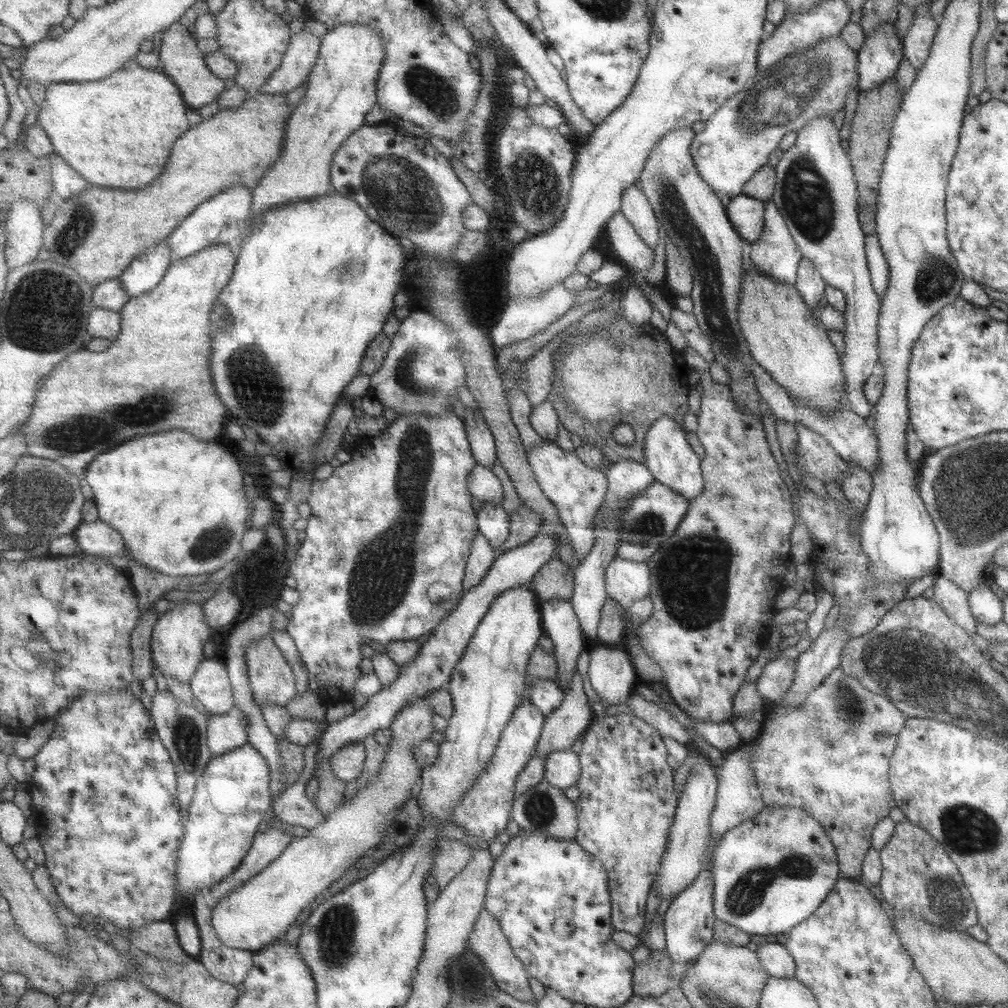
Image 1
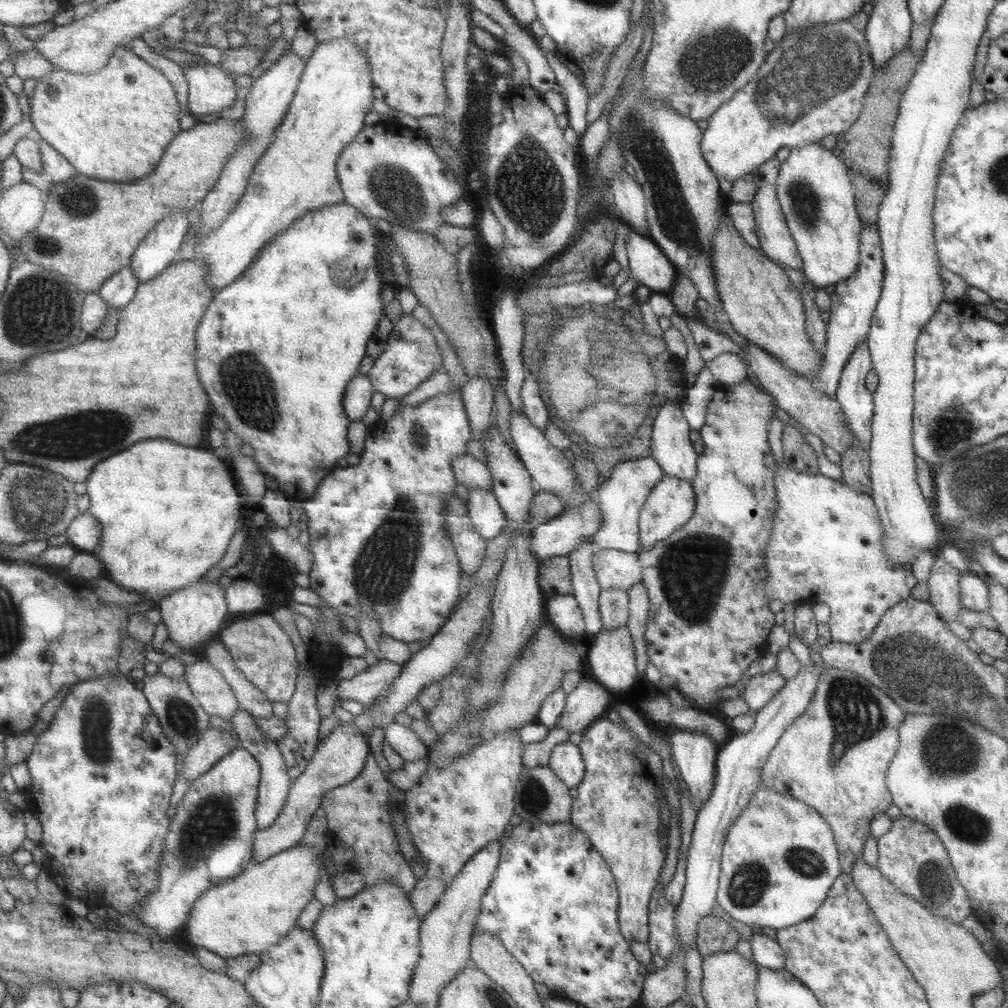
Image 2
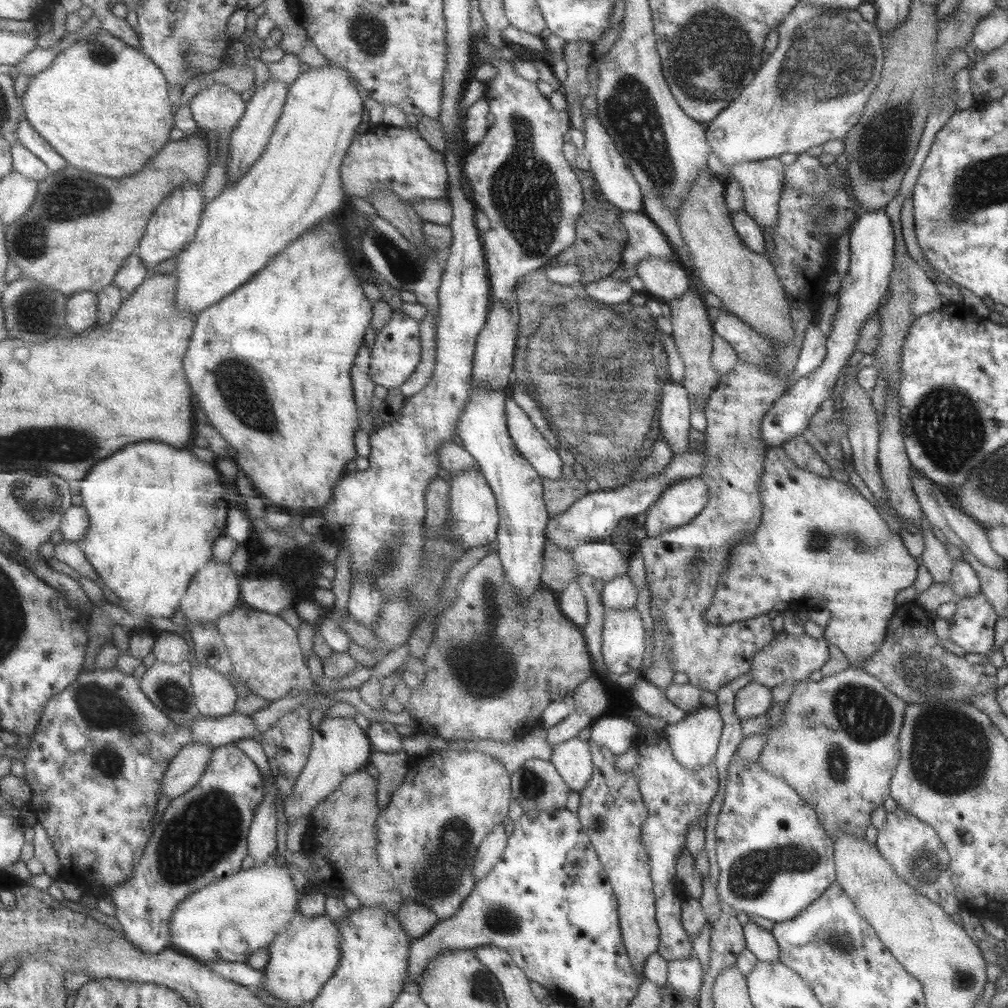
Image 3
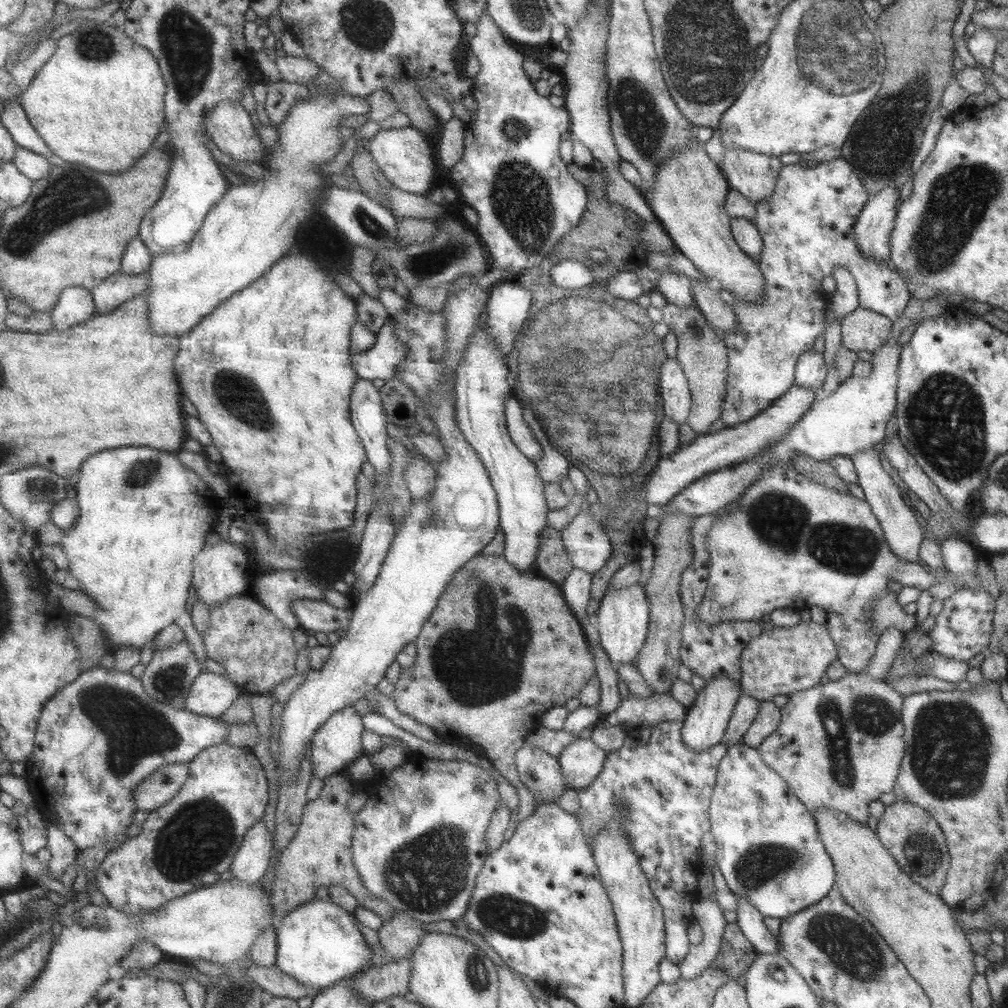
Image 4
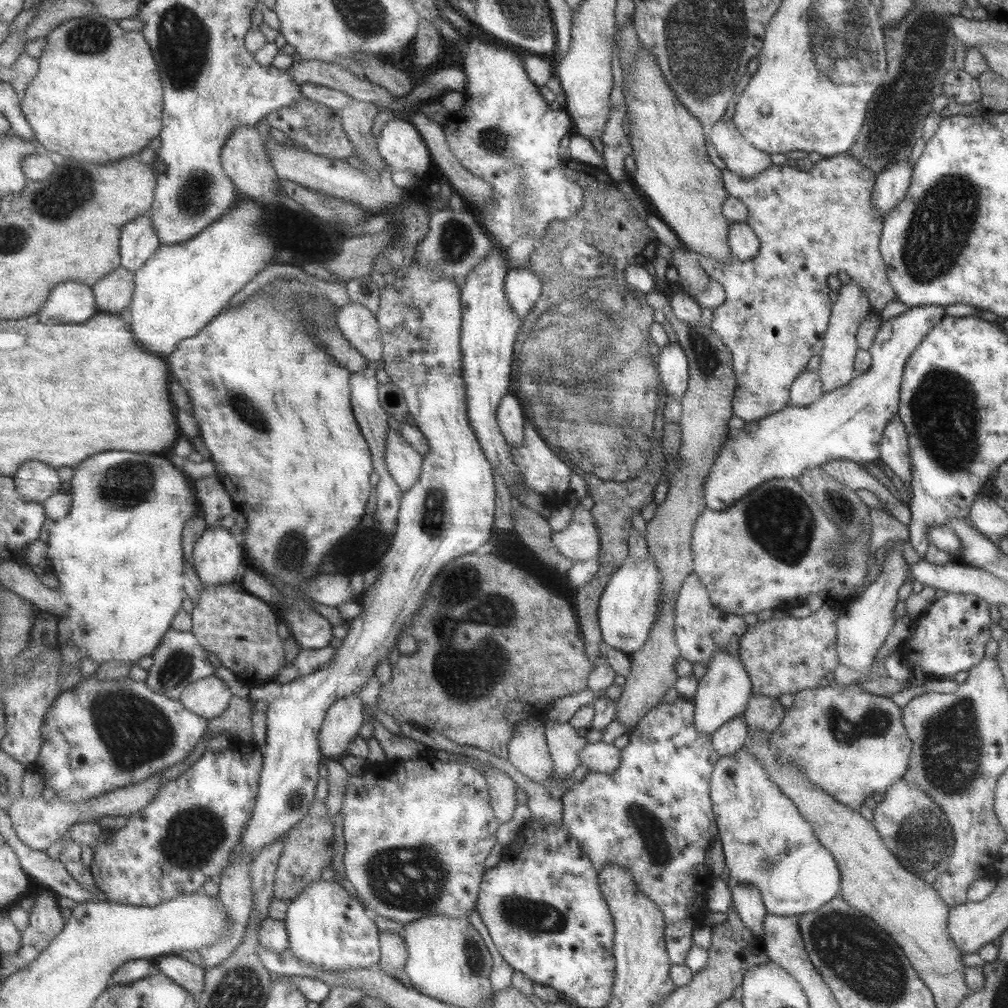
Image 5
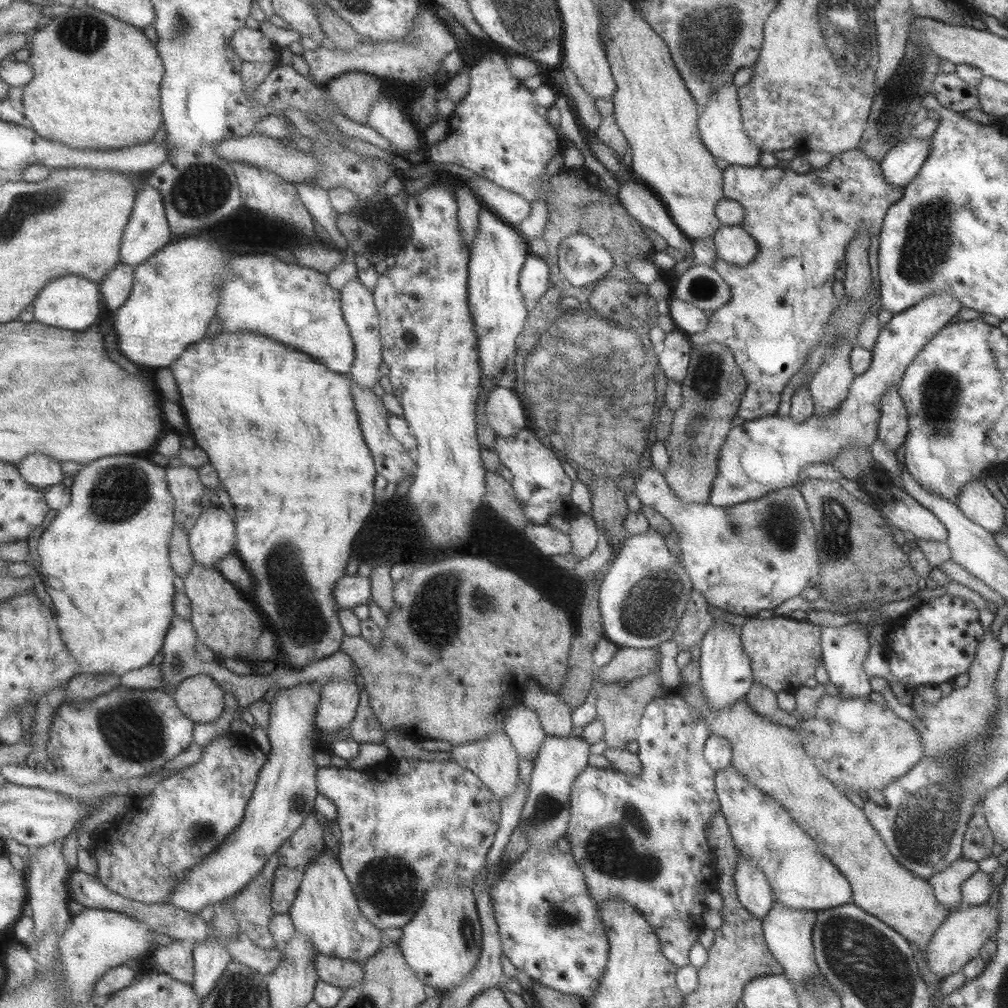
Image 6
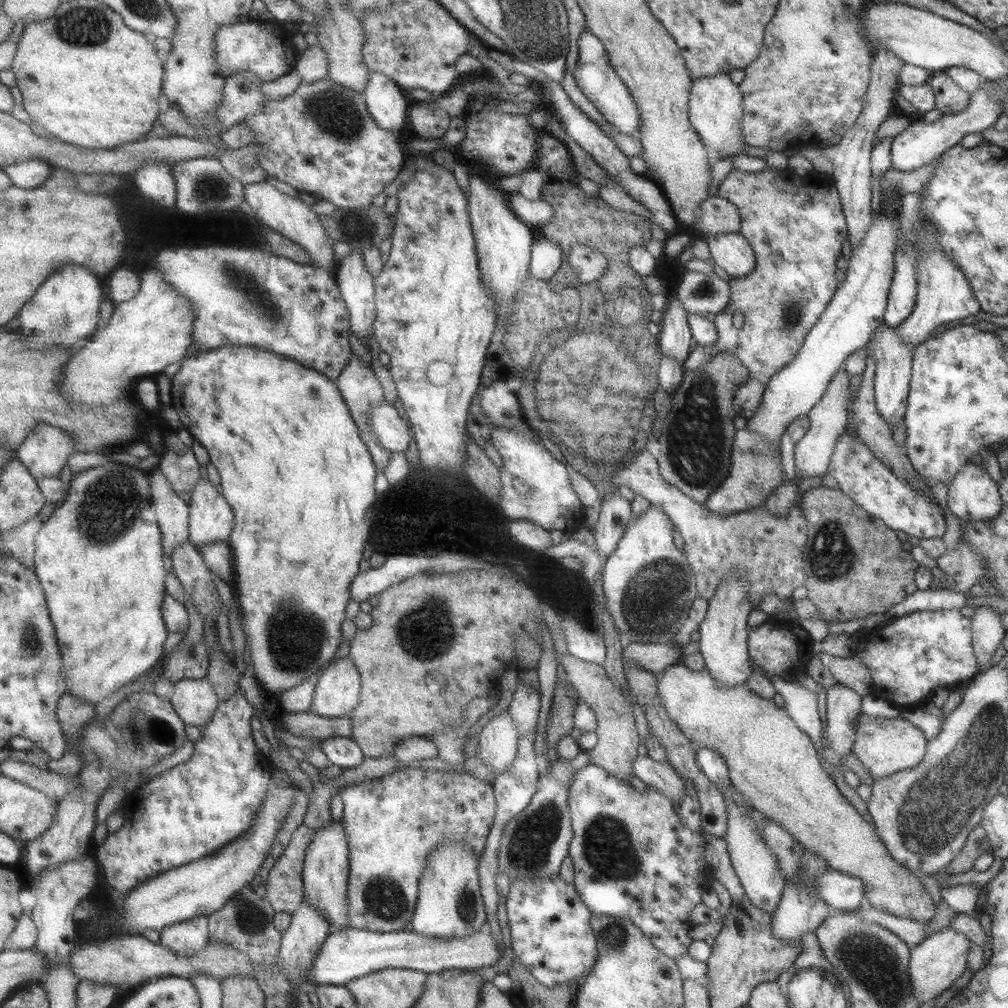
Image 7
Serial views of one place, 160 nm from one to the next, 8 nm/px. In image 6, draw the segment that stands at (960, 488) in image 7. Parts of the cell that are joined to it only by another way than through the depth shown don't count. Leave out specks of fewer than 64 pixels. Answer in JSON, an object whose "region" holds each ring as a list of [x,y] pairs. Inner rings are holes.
{"region":[[[980,479],[963,486],[957,505],[972,522],[990,532],[996,533],[1005,526],[1007,508],[1004,508]]]}

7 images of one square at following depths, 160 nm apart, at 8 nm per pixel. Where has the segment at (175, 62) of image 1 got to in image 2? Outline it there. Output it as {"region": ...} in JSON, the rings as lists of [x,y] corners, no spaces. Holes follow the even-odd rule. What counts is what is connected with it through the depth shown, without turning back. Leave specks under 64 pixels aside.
{"region":[[[196,64],[186,69],[186,75],[191,86],[190,113],[198,121],[201,114],[222,112],[238,100],[238,84],[220,64]]]}

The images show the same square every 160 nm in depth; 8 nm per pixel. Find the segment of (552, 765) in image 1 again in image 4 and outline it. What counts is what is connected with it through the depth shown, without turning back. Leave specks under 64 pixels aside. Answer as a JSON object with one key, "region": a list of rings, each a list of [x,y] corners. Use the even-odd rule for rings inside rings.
{"region":[[[576,737],[570,742],[559,760],[566,786],[572,789],[586,788],[600,774],[608,752],[596,746],[592,739]]]}

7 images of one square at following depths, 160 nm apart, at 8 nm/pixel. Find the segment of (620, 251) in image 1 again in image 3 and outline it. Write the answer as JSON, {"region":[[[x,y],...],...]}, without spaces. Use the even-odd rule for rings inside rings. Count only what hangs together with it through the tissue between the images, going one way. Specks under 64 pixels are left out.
{"region":[[[646,257],[635,264],[636,274],[645,284],[645,292],[664,302],[693,288],[691,275],[678,261],[664,257]]]}

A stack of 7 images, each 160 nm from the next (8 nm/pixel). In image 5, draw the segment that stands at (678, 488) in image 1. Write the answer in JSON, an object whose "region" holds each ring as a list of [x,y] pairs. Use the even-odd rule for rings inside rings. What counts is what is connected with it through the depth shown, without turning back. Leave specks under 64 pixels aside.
{"region":[[[678,342],[668,344],[659,352],[658,371],[667,399],[682,401],[689,387],[689,362]]]}

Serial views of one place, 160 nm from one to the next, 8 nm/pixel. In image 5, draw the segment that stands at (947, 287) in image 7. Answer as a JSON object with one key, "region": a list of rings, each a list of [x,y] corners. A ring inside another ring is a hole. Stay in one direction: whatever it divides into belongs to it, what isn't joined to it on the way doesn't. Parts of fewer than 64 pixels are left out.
{"region":[[[934,304],[928,306],[908,307],[907,311],[902,312],[902,314],[896,317],[892,316],[892,319],[888,319],[887,321],[884,319],[881,322],[878,332],[876,333],[876,338],[874,340],[874,344],[872,344],[871,350],[868,350],[868,352],[871,352],[871,368],[868,369],[864,374],[856,375],[850,382],[848,382],[848,384],[845,384],[844,386],[824,392],[819,400],[813,402],[812,404],[806,406],[794,406],[792,404],[788,404],[782,410],[774,411],[766,418],[761,418],[759,421],[746,422],[745,426],[741,430],[734,430],[733,436],[731,436],[731,441],[722,446],[719,455],[716,457],[716,460],[710,469],[709,476],[704,479],[703,495],[707,508],[718,511],[729,509],[735,502],[738,502],[740,499],[744,498],[746,493],[759,491],[761,484],[767,480],[784,477],[796,479],[800,477],[804,471],[813,469],[814,467],[820,467],[823,464],[826,464],[826,462],[830,462],[834,459],[848,459],[861,464],[866,463],[867,461],[877,461],[881,455],[879,453],[879,444],[883,432],[885,431],[885,428],[888,426],[888,423],[891,421],[891,419],[897,415],[899,409],[899,402],[901,401],[901,382],[903,379],[906,363],[908,362],[908,357],[914,352],[914,350],[917,350],[918,344],[920,344],[920,342],[926,338],[925,334],[928,334],[930,327],[936,325],[937,322],[940,322],[944,315],[946,315],[945,306]]]}

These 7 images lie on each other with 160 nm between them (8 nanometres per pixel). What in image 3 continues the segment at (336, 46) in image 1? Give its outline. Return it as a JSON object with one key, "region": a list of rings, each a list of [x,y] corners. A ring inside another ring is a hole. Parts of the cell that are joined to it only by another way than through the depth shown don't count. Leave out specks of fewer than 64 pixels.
{"region":[[[329,63],[326,67],[318,67],[318,70],[311,68],[309,72],[302,72],[298,81],[291,86],[289,102],[286,104],[285,113],[263,157],[250,169],[250,172],[248,172],[240,182],[227,185],[222,194],[207,206],[201,229],[197,232],[197,237],[185,251],[179,254],[179,269],[176,274],[180,279],[177,294],[179,296],[177,304],[179,309],[196,313],[198,316],[203,310],[217,305],[218,302],[229,297],[230,293],[236,293],[237,290],[241,289],[247,282],[252,281],[253,277],[260,274],[274,260],[277,254],[283,253],[294,241],[297,241],[302,236],[302,233],[310,231],[312,226],[317,225],[322,218],[334,214],[336,210],[340,210],[340,208],[344,206],[346,196],[344,196],[345,188],[342,188],[343,182],[340,182],[340,164],[342,164],[344,154],[349,150],[350,142],[352,142],[352,138],[354,138],[354,134],[356,134],[356,128],[358,128],[360,122],[362,122],[362,112],[364,112],[364,104],[362,104],[362,98],[360,98],[358,90],[356,90],[356,80],[350,76],[350,72],[346,70],[346,68]]]}

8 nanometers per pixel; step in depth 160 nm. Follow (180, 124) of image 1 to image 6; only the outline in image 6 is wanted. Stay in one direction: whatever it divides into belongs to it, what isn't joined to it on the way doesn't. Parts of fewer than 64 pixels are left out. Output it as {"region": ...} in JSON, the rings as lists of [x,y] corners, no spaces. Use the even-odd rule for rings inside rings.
{"region":[[[90,4],[81,8],[74,8],[67,13],[55,16],[44,28],[36,31],[30,46],[33,50],[32,66],[36,72],[34,82],[24,88],[25,99],[22,104],[24,113],[31,119],[35,130],[44,139],[75,148],[76,150],[118,150],[118,148],[130,148],[131,146],[150,143],[156,138],[156,134],[165,125],[165,114],[163,113],[163,83],[166,80],[167,67],[165,59],[162,58],[161,50],[154,44],[144,29],[138,28],[129,22],[116,18],[106,11],[100,10]]]}

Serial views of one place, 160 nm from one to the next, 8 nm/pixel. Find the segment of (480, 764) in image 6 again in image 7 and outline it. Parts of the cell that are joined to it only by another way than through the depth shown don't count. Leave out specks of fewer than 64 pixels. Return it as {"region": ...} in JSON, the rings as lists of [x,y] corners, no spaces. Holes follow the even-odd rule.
{"region":[[[509,712],[490,719],[477,738],[480,748],[477,757],[494,770],[494,778],[512,766],[520,736]]]}

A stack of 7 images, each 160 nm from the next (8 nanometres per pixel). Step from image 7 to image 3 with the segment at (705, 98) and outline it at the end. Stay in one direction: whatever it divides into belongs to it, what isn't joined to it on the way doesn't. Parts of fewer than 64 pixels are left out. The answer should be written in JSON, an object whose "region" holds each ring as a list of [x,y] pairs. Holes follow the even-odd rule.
{"region":[[[772,157],[760,161],[748,160],[735,164],[729,169],[729,177],[738,180],[743,188],[745,198],[745,212],[752,217],[764,232],[772,233],[778,220],[778,204],[784,189],[784,175],[786,165],[779,157]]]}

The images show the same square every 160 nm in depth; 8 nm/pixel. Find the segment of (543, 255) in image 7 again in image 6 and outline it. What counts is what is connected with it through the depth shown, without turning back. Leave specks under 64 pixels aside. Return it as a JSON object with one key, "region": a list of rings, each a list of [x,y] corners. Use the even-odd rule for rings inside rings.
{"region":[[[529,254],[519,274],[519,289],[526,303],[536,305],[541,296],[548,290],[550,271],[548,263],[539,256]]]}

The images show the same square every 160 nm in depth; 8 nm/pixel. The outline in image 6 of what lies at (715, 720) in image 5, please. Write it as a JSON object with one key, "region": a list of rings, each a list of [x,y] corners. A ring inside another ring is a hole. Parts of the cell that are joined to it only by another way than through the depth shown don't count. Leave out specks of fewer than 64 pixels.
{"region":[[[714,619],[714,627],[704,635],[700,646],[702,691],[713,710],[722,712],[748,695],[754,684],[751,660],[744,650],[741,634],[725,620]]]}

